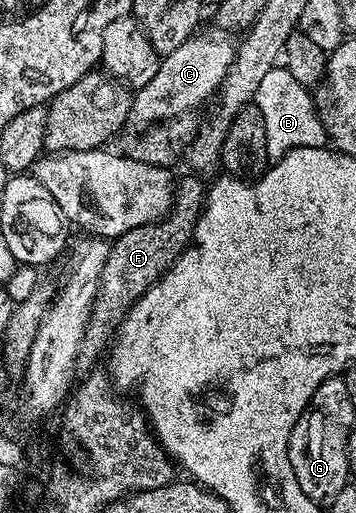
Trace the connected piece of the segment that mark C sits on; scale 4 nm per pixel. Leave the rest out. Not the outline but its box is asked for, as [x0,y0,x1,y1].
[130,26,236,130]

